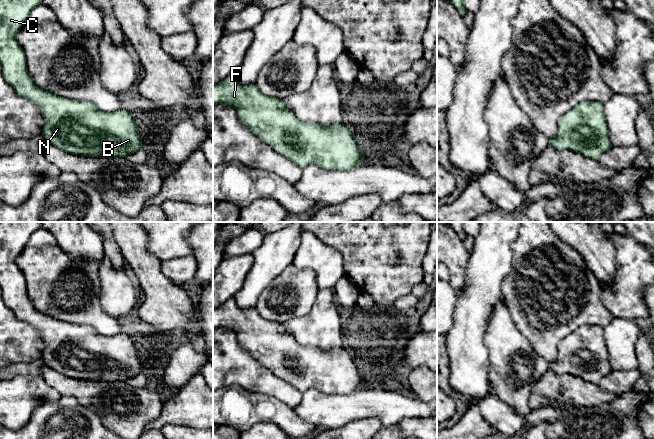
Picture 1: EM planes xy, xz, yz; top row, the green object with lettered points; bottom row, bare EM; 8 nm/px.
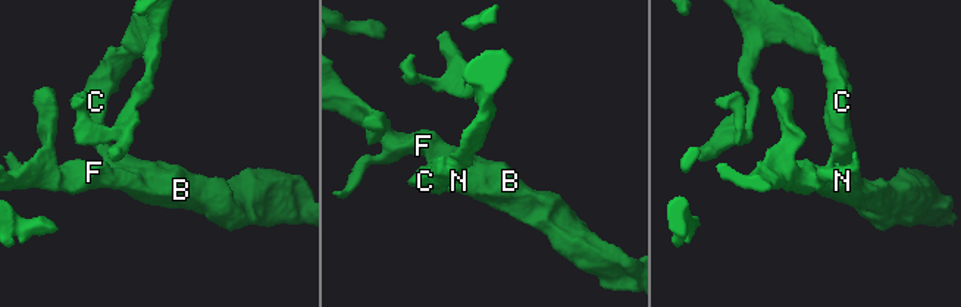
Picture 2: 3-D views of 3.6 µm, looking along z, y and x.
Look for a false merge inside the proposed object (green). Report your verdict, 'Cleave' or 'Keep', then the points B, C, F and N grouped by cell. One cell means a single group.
Keep. Groups: B C F N

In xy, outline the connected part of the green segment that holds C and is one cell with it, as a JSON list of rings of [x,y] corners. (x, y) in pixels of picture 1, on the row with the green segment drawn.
[[[0,0],[0,63],[4,79],[15,92],[36,104],[42,111],[45,120],[42,135],[45,140],[65,152],[89,157],[126,158],[134,152],[142,152],[142,138],[132,113],[122,108],[105,112],[91,102],[57,96],[34,83],[16,35],[31,11],[40,3],[42,0]]]

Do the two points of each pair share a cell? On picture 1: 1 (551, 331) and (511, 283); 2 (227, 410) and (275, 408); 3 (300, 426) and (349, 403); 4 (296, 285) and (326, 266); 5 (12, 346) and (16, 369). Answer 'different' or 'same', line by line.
1: same
2: same
3: different
4: different
5: different

